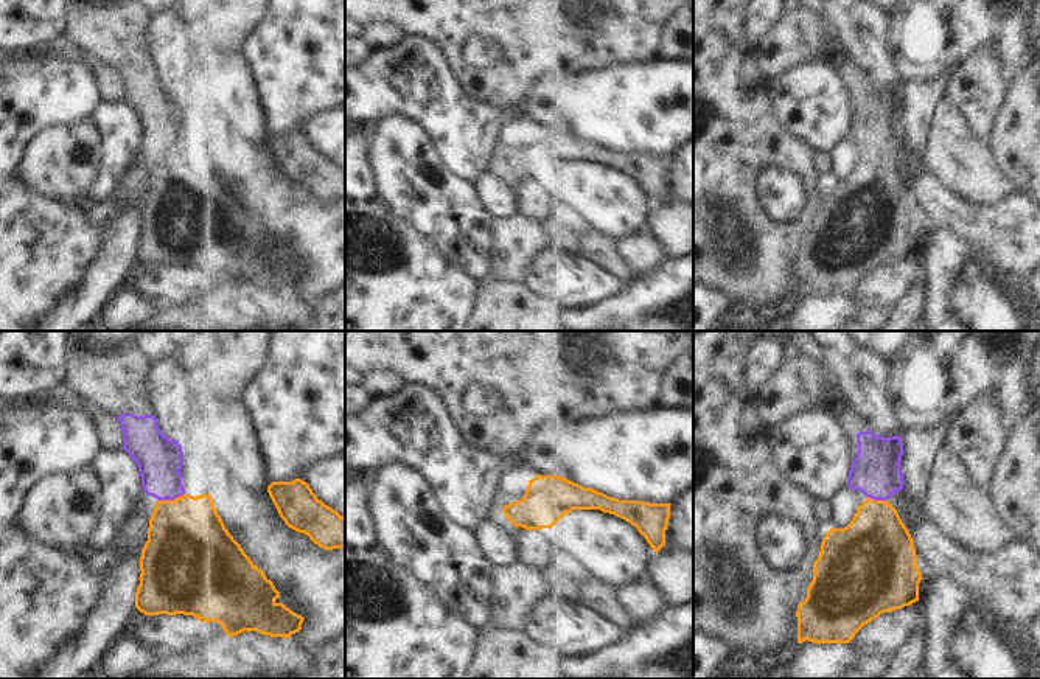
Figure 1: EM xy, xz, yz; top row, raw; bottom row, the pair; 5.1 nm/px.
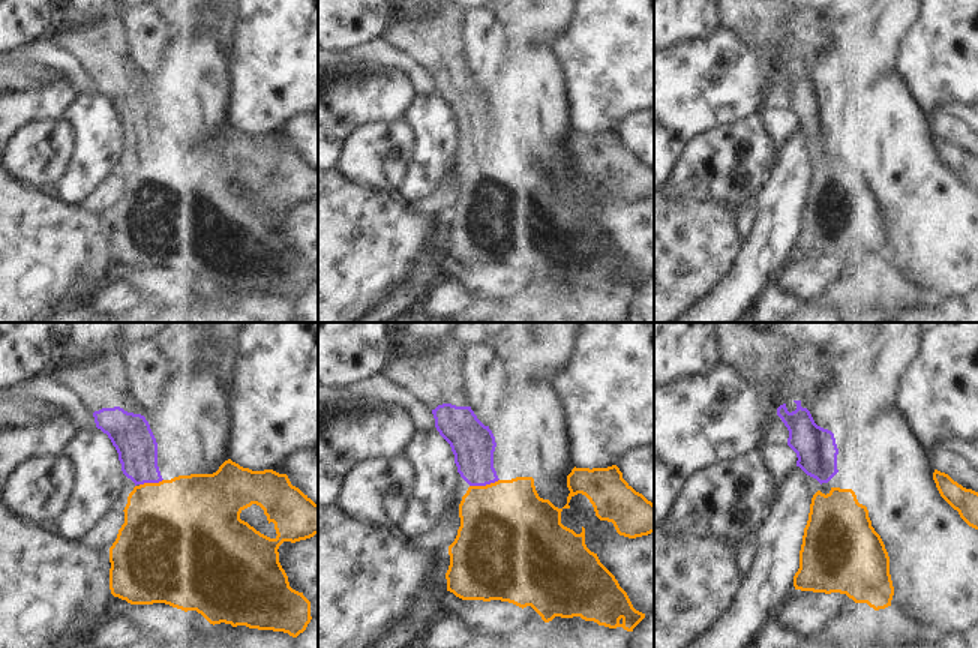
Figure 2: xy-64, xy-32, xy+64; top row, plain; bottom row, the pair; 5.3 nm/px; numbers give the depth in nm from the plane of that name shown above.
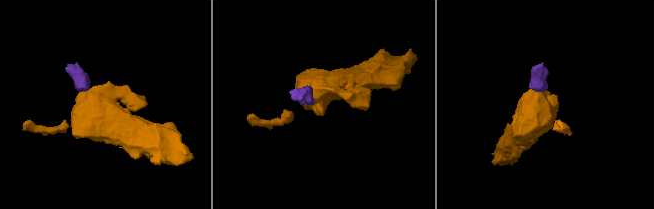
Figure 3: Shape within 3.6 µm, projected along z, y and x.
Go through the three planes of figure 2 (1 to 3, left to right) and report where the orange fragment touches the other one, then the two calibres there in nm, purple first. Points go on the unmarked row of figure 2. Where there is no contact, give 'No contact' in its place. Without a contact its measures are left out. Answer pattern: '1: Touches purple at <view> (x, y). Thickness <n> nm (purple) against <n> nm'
1: Touches purple at xy-64 (150, 146). Thickness 220 nm (purple) against 460 nm
2: Touches purple at xy-32 (483, 149). Thickness 240 nm (purple) against 480 nm
3: No contact

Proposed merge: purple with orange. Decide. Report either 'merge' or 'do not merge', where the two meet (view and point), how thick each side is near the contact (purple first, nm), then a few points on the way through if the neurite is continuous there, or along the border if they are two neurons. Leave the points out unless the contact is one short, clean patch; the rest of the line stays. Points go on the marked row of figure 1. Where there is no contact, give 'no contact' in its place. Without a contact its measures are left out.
merge; meets purple in xy at (171, 499); 240 nm thick on the purple side, 420 nm on the other; runs through xy (159, 459), (160, 477), (171, 499), (188, 544)

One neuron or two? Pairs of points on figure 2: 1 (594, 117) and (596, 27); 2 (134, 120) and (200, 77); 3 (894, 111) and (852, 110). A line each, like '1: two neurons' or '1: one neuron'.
1: one neuron
2: two neurons
3: one neuron

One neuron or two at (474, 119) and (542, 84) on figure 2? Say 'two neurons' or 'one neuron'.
two neurons

